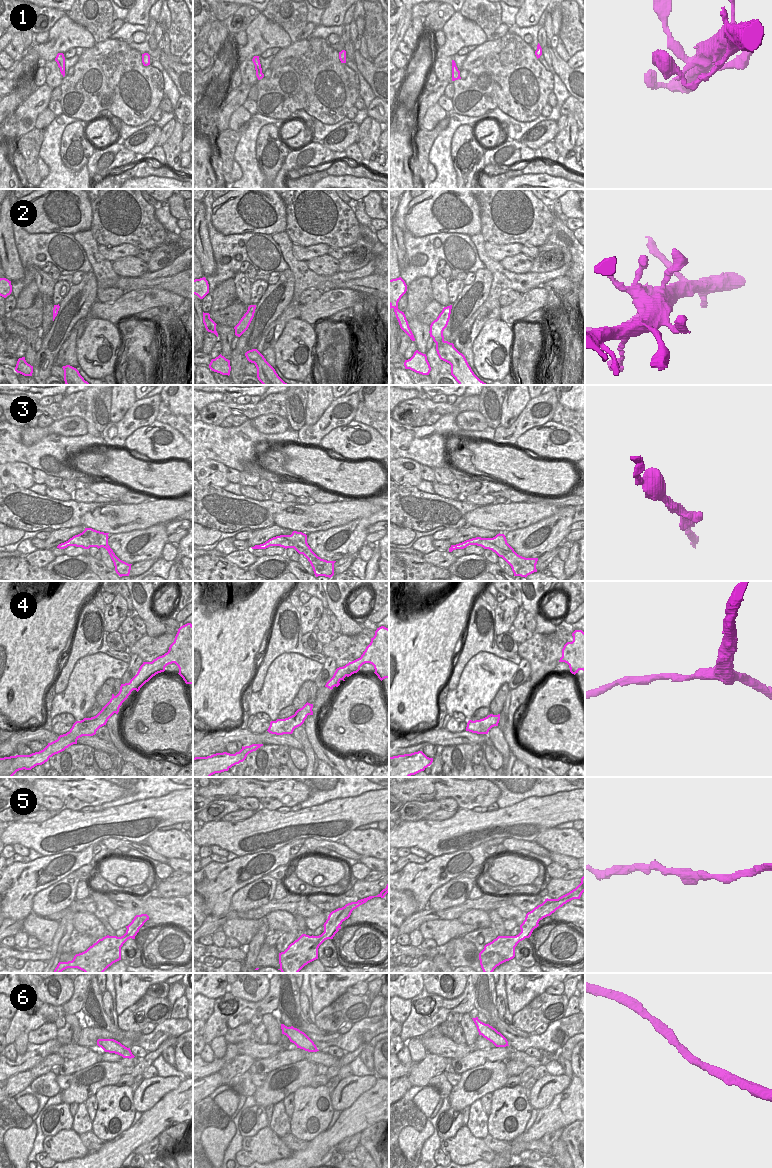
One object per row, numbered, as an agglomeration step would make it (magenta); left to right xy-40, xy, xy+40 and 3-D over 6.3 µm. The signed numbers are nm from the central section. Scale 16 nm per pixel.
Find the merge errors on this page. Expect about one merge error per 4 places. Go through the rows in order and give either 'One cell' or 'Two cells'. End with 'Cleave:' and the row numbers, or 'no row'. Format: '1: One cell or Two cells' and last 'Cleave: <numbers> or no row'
1: One cell
2: One cell
3: One cell
4: One cell
5: One cell
6: One cell
Cleave: no row.

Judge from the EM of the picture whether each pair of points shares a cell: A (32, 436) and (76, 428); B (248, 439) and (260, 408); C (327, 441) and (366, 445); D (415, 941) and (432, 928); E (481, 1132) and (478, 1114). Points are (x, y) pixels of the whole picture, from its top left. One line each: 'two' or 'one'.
A: one
B: two
C: one
D: two
E: one

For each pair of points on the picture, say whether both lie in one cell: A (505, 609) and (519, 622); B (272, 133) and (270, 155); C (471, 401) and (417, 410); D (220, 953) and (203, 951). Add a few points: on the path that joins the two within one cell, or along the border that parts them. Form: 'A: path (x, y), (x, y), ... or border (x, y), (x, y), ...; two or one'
A: border (519, 612), (512, 624); two
B: path (272, 138), (270, 150); one
C: path (458, 408), (430, 408); one
D: path (216, 952), (207, 951); one

